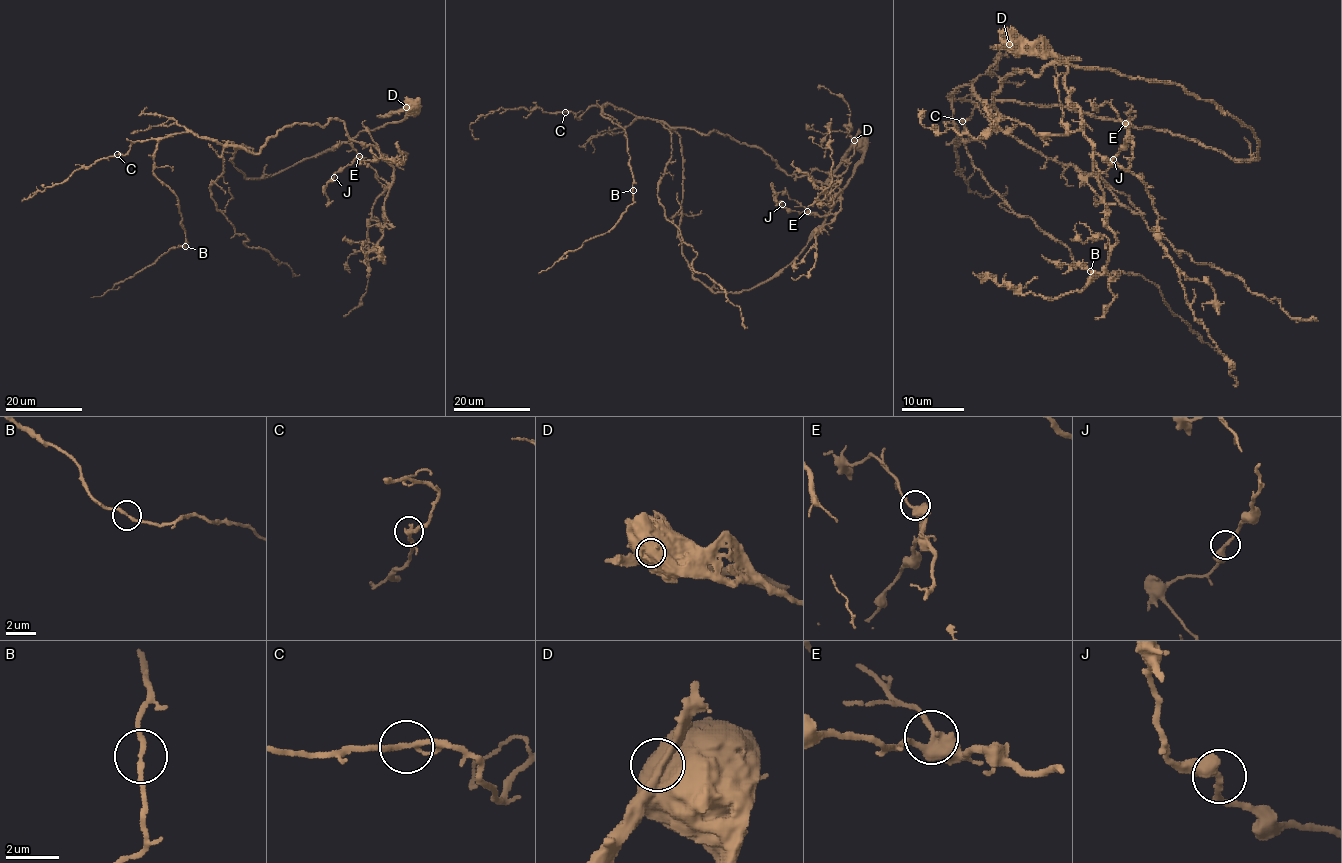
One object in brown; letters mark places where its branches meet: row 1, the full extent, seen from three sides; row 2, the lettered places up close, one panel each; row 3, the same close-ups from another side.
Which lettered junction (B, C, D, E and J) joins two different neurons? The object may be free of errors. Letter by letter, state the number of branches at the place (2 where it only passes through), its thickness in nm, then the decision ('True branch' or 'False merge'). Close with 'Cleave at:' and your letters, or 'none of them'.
B: Branches: 2. Thickness 200 nm. True branch
C: Branches: 2. Thickness 200 nm. True branch
D: Branches: 2. Thickness 850 nm. False merge
E: Branches: 3. Thickness 400 nm. True branch
J: Branches: 2. Thickness 320 nm. True branch
Cleave at: D

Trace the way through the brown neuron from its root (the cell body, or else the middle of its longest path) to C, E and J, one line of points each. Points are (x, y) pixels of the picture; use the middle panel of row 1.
C: (859, 145), (807, 246), (748, 290), (713, 292), (678, 237), (680, 136), (609, 104), (578, 119), (565, 112)
E: (859, 145), (807, 246), (713, 292), (678, 237), (674, 130), (841, 191), (837, 212), (807, 211)
J: (859, 145), (807, 246), (713, 292), (678, 237), (674, 130), (841, 191), (826, 216), (782, 203)

